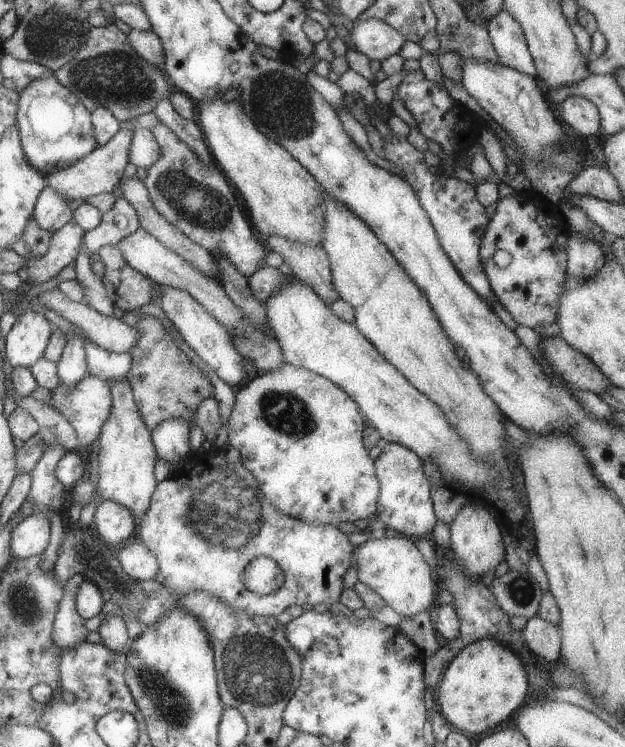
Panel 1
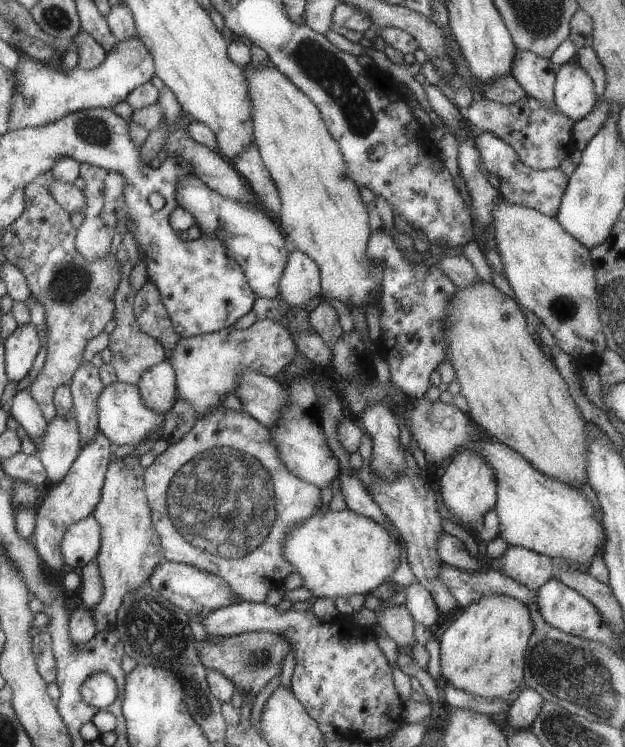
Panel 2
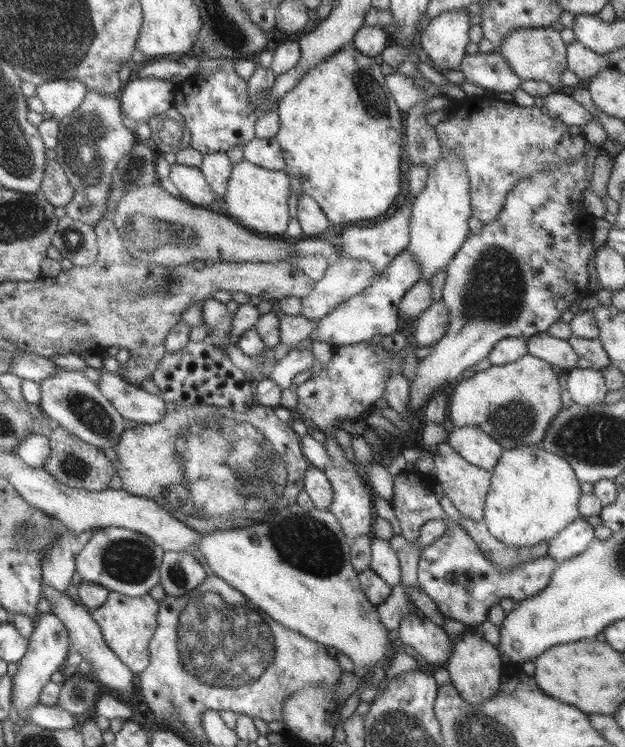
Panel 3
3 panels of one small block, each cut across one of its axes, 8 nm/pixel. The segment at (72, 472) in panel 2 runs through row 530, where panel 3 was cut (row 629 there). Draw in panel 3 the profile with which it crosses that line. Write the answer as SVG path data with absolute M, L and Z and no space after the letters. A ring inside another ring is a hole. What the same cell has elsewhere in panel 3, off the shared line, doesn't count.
M41 613L29 638L26 655L19 660L16 674L13 675L11 704L13 704L21 717L22 722L28 722L31 708L39 703L40 693L45 684L50 682L52 674L60 670L64 660L70 654L70 640L68 631L63 622L54 614Z

